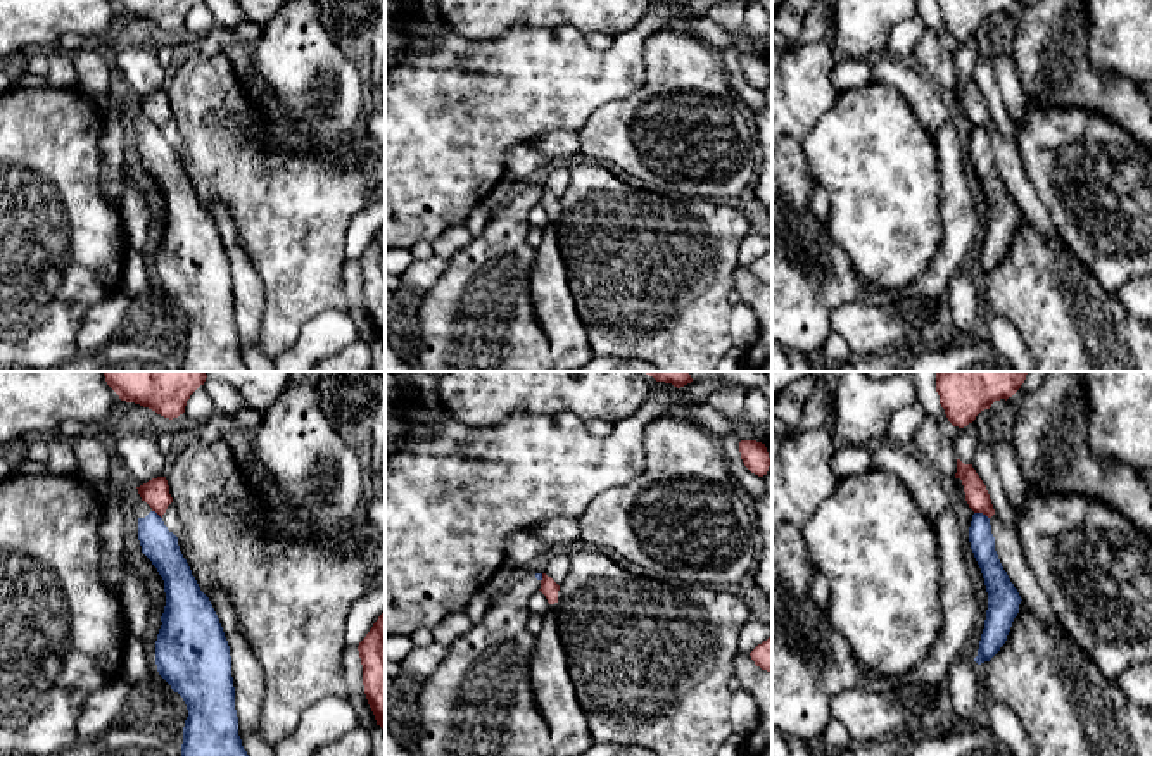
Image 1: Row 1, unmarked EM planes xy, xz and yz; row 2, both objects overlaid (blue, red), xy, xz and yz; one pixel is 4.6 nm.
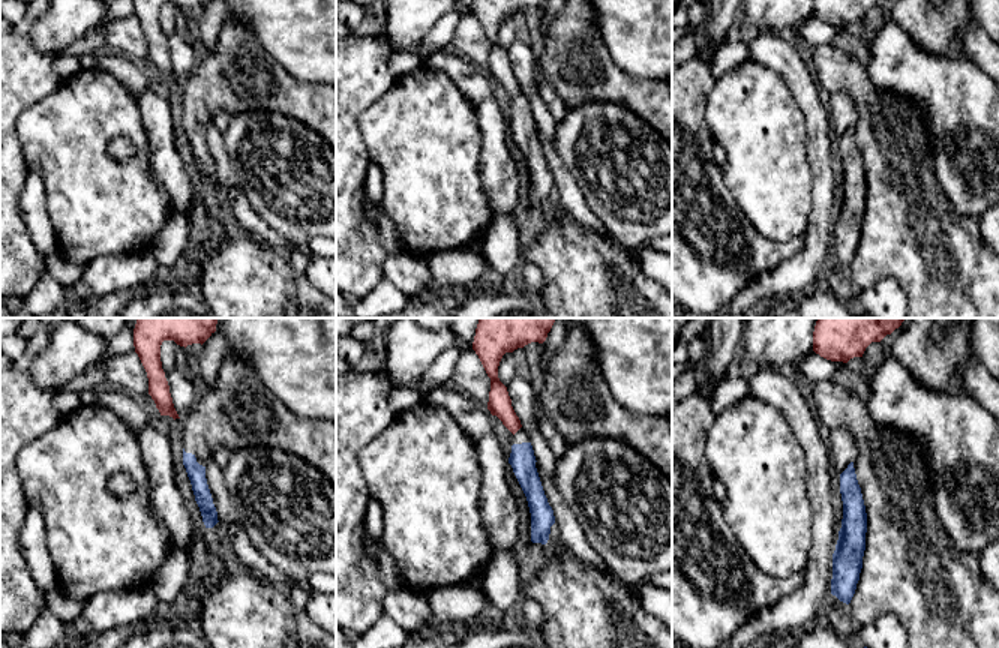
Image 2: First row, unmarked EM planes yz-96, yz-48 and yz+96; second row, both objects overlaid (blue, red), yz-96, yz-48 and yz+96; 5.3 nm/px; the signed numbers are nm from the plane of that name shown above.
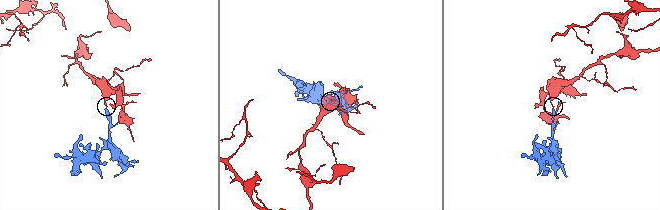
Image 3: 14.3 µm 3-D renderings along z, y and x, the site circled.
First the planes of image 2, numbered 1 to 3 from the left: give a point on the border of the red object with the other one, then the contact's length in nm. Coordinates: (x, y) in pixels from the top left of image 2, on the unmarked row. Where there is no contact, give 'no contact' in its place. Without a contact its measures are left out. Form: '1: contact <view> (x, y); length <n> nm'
1: no contact
2: no contact
3: no contact

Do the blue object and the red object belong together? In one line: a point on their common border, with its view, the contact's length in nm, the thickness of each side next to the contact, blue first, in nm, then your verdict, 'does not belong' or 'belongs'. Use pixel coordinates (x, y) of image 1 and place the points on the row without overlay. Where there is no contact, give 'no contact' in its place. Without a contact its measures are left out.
yz (981, 126) | 80 nm | 120/110 nm | does not belong

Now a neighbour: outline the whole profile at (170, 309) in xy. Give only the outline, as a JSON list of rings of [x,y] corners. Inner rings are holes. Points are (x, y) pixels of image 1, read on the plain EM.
[[[159,290],[159,297],[164,316],[171,318],[174,321],[174,326],[185,335],[188,330],[188,323],[183,311],[178,306],[174,306],[162,290]]]

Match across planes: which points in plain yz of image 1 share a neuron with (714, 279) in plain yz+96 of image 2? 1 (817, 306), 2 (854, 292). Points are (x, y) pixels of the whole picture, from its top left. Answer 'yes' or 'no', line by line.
1: yes
2: yes

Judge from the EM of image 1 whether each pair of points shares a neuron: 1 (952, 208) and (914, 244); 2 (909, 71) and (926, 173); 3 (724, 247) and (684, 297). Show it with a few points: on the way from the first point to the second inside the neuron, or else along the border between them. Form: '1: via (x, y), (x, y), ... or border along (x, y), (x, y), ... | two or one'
1: border along (940, 178), (942, 244), (931, 259) | two
2: border along (892, 87), (933, 138) | two
3: via (712, 259), (686, 285) | one

